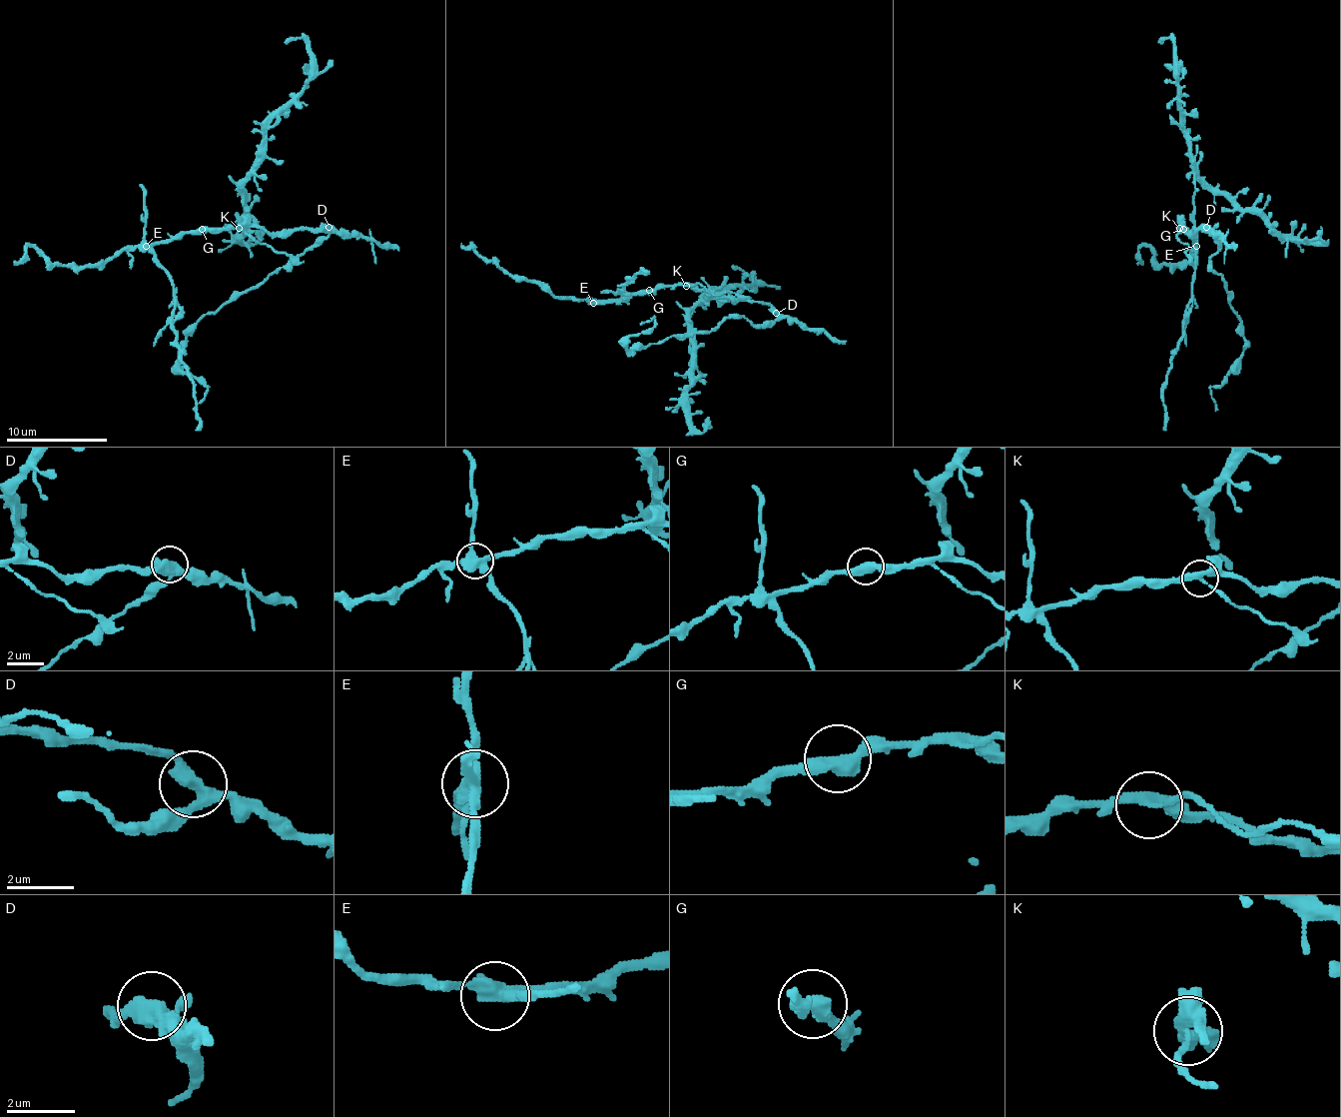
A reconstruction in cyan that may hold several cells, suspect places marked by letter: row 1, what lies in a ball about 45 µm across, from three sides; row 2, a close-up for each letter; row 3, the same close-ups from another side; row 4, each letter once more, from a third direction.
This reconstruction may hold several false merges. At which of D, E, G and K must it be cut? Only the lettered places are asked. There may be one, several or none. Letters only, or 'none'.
E, K

